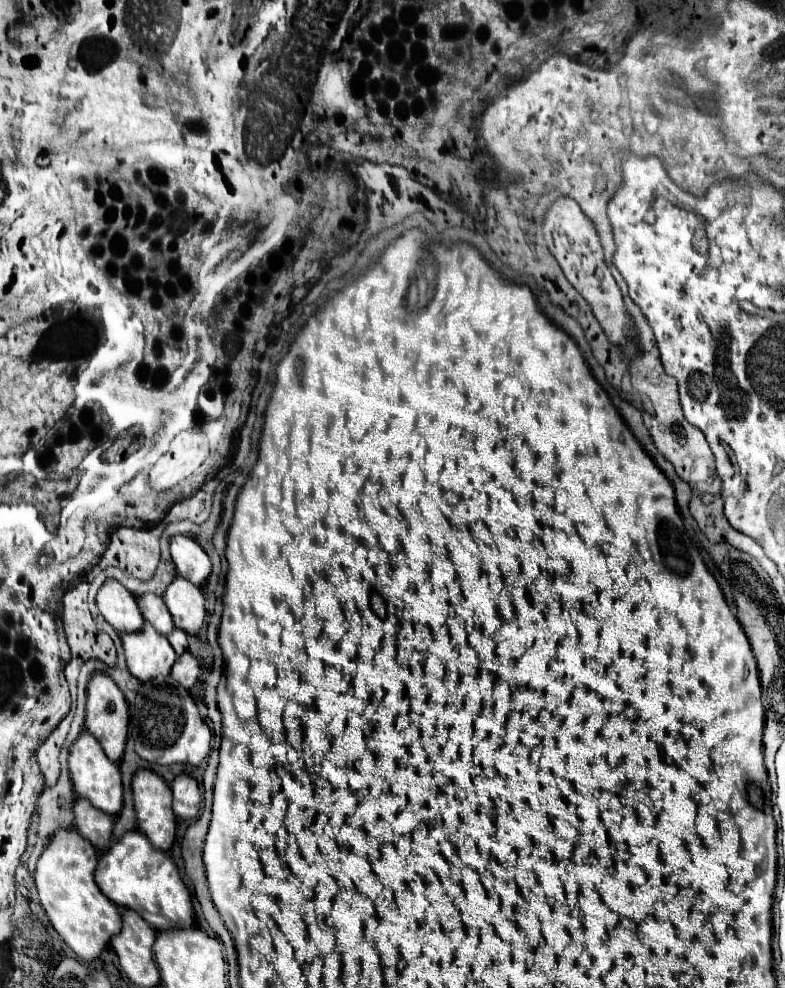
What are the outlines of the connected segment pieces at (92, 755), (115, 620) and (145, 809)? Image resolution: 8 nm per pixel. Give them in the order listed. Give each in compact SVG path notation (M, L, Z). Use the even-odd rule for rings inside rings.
M82 732L80 738L74 742L70 756L68 756L68 770L74 784L74 792L82 798L88 798L96 808L102 808L102 812L116 816L122 808L122 782L120 782L120 768L110 762L98 744L94 736L88 732Z
M108 580L98 590L96 604L104 620L118 634L132 634L142 630L144 618L136 606L136 598L118 580Z
M138 770L132 780L132 792L138 828L154 844L154 848L168 852L176 836L170 786L152 770Z

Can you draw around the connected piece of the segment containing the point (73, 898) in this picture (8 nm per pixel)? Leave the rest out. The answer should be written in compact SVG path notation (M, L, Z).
M62 830L42 852L36 866L36 888L40 904L46 910L50 924L64 938L64 942L76 952L78 958L90 962L100 956L110 938L120 932L120 910L96 888L94 870L98 856L94 846L78 834L78 830Z

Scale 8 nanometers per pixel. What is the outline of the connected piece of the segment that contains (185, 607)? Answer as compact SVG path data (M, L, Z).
M176 576L164 594L164 602L174 618L174 626L196 636L206 620L206 600L198 586Z

